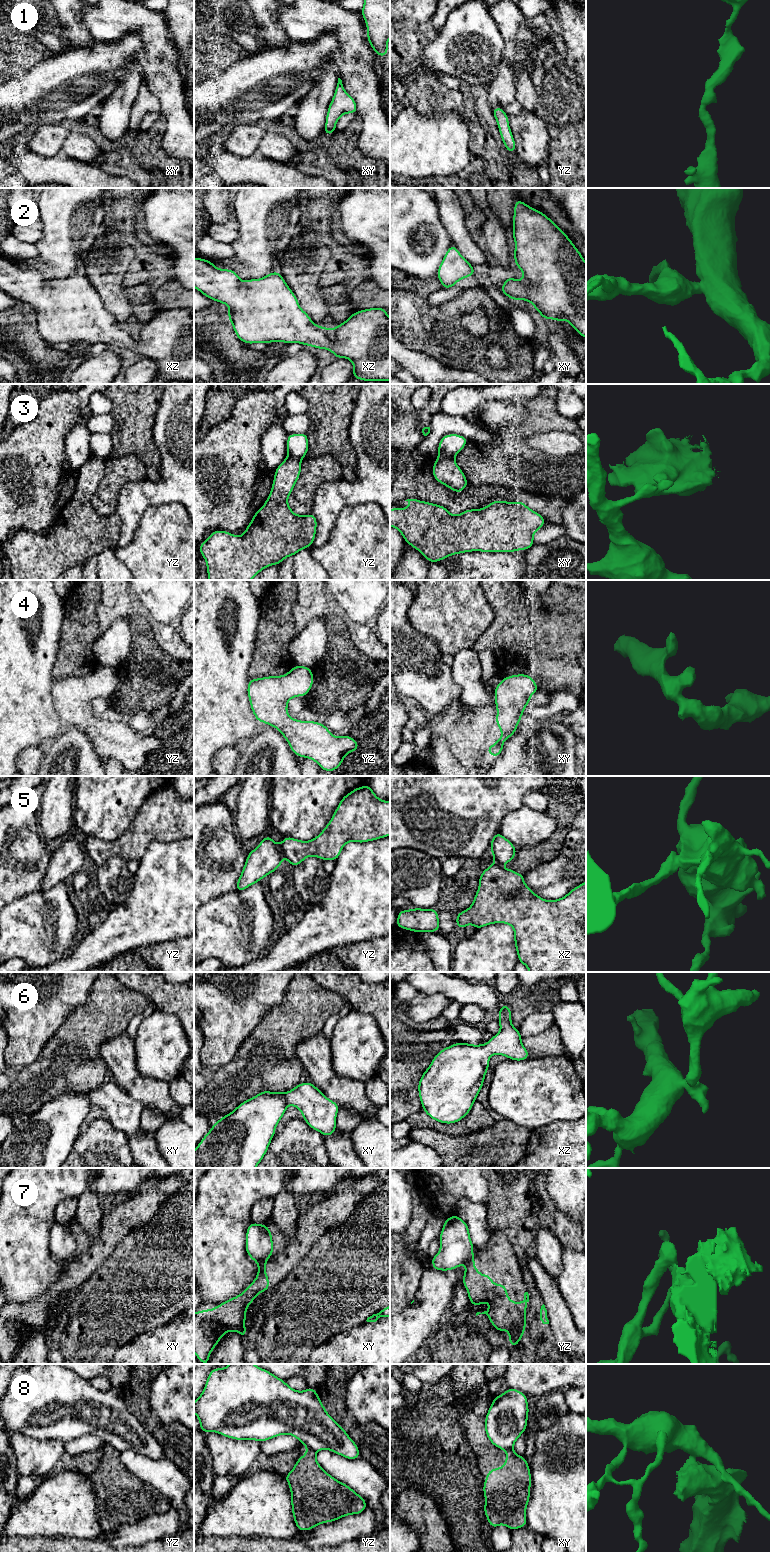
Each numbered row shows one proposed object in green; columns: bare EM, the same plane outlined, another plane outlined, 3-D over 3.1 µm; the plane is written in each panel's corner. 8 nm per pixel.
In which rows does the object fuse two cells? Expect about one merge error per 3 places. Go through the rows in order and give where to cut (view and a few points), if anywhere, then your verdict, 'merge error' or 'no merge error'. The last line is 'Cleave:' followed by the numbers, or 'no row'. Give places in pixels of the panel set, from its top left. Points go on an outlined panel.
1: no cut; no merge error
2: no cut; no merge error
3: cut in xy along (439, 455), (452, 458); merge error
4: no cut; no merge error
5: cut in yz along (280, 847), (283, 854); merge error
6: no cut; no merge error
7: cut in xy along (266, 1259), (257, 1263); merge error
8: cut in yz along (307, 1446), (314, 1452); merge error
Cleave: 3, 5, 7, 8

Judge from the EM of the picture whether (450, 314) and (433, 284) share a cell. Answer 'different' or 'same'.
different

